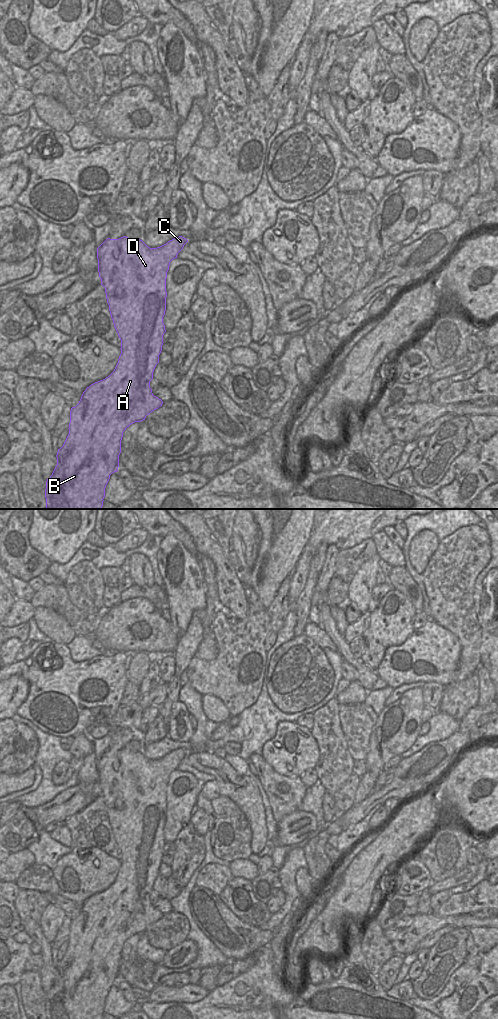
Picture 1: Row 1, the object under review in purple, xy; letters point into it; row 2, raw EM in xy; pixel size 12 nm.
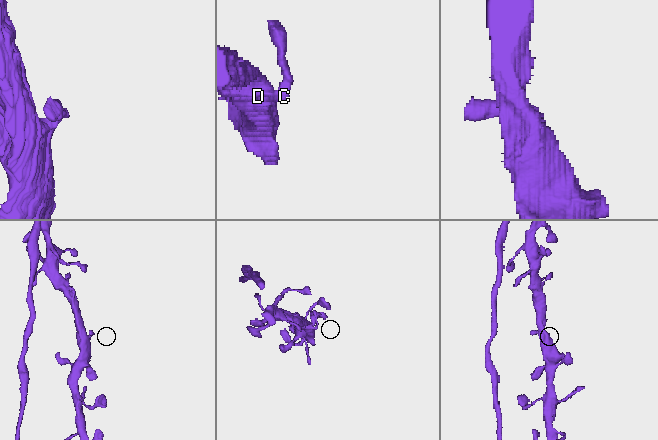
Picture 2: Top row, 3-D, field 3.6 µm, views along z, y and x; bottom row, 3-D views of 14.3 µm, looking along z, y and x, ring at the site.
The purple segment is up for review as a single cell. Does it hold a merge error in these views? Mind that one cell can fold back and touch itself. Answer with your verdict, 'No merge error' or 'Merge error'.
No merge error.

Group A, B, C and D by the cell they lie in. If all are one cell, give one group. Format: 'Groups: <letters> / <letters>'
Groups: A B C D.

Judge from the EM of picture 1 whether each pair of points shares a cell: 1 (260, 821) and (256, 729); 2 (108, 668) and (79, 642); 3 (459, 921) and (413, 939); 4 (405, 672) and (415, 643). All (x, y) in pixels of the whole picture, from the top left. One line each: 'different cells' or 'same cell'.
1: different cells
2: different cells
3: same cell
4: same cell

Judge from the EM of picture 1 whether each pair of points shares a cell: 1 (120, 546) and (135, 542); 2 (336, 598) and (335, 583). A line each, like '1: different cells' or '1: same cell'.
1: same cell
2: same cell

